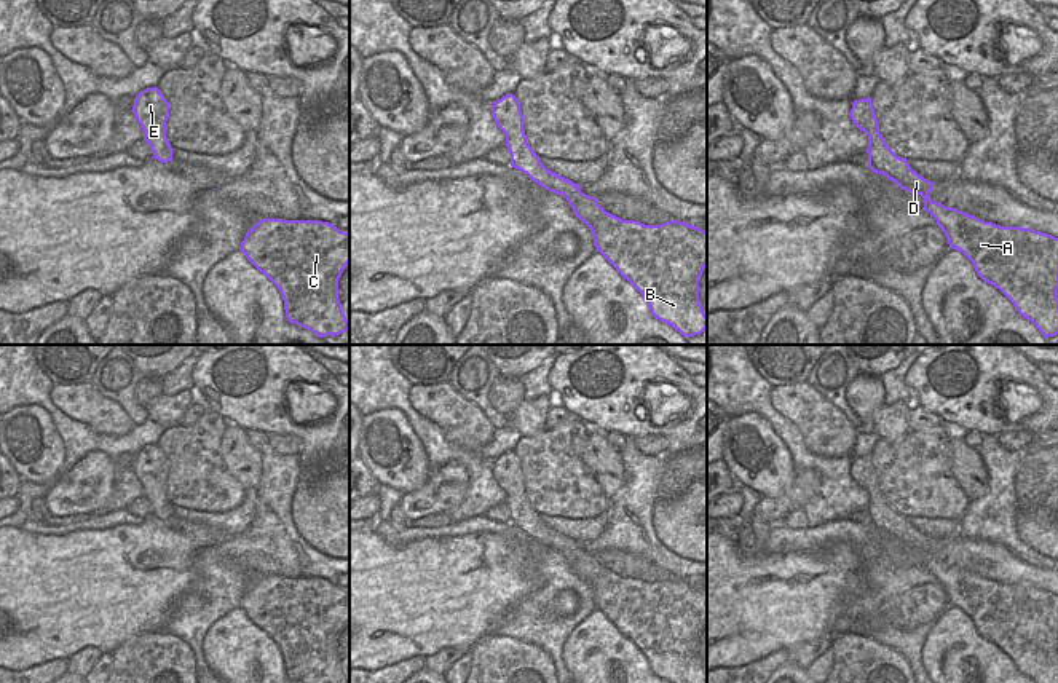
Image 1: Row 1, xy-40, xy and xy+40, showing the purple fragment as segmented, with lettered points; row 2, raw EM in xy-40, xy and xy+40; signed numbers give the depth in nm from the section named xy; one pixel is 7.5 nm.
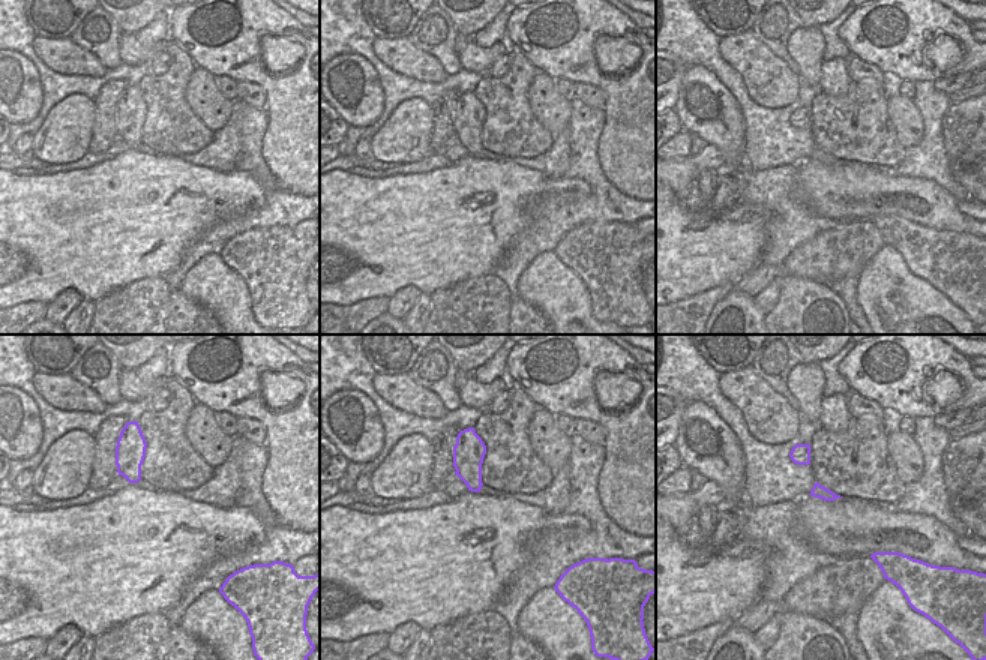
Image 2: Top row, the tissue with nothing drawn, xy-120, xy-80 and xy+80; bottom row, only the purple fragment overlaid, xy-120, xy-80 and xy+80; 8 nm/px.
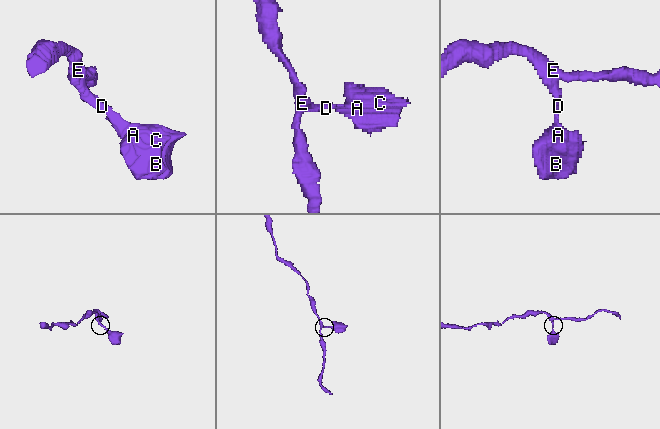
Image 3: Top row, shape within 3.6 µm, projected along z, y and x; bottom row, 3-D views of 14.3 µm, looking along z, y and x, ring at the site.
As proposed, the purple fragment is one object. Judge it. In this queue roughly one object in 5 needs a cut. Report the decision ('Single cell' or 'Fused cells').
Single cell

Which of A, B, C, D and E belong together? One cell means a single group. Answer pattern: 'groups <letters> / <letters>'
groups A B C D E

